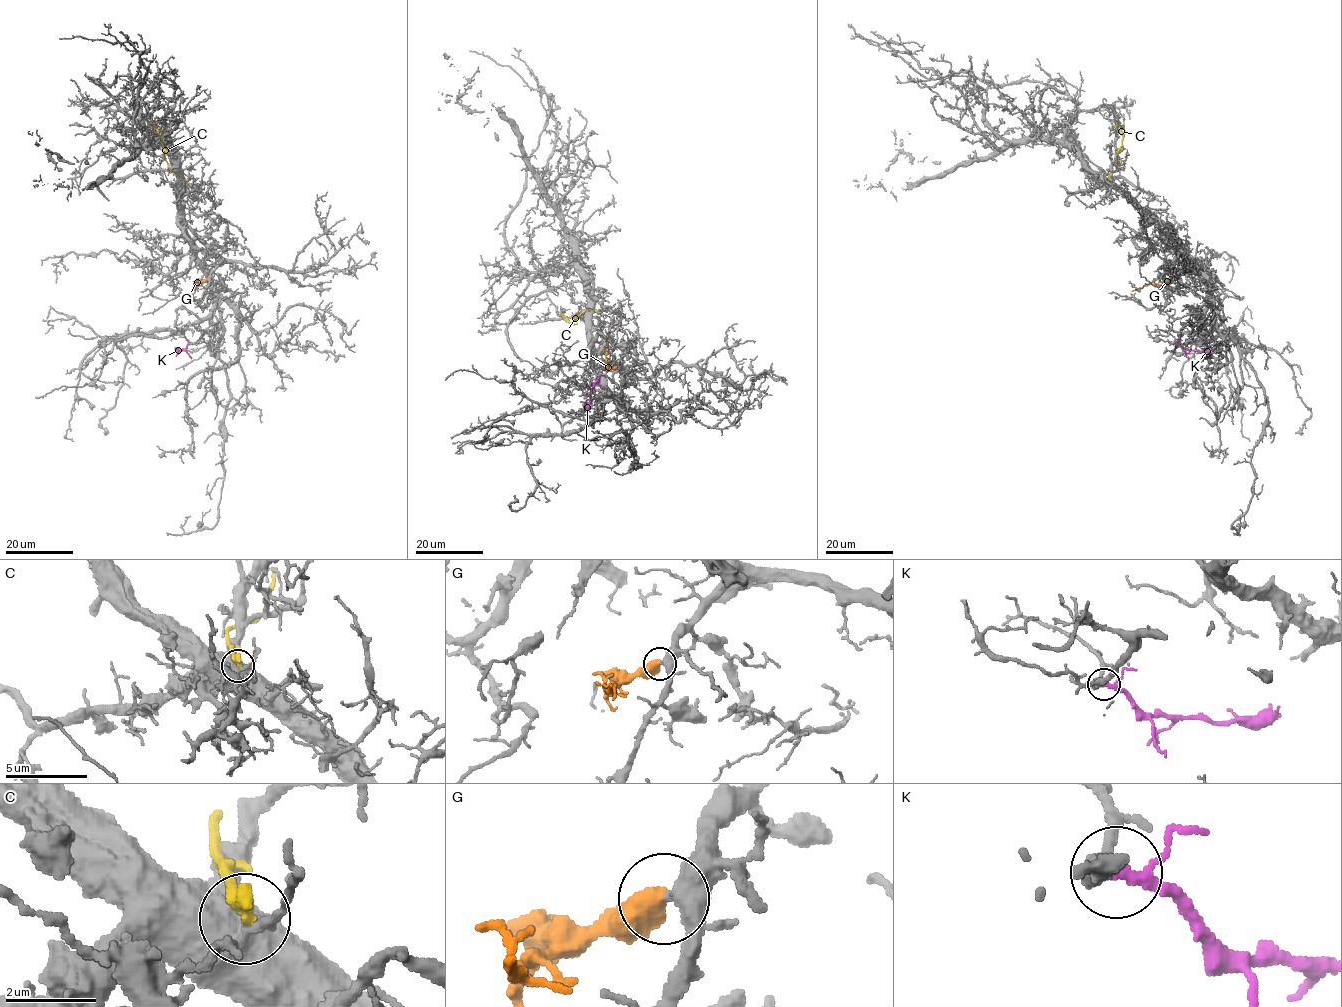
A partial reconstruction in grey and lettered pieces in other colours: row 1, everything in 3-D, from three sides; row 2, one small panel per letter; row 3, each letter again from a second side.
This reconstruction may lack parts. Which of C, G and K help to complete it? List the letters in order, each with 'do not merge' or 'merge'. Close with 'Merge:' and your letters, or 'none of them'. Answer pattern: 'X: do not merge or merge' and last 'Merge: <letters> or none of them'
C: do not merge
G: merge
K: merge
Merge: G, K

